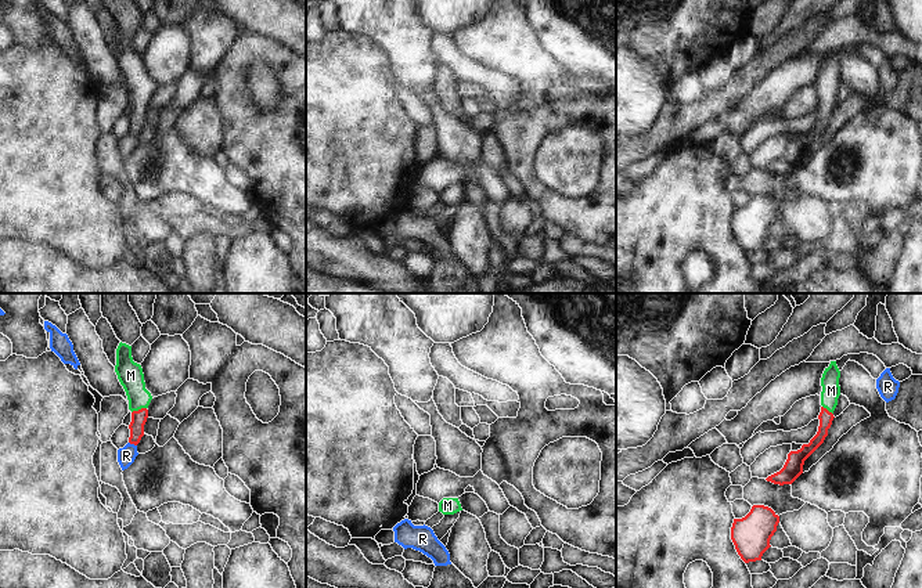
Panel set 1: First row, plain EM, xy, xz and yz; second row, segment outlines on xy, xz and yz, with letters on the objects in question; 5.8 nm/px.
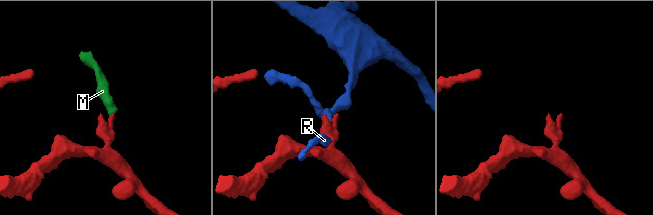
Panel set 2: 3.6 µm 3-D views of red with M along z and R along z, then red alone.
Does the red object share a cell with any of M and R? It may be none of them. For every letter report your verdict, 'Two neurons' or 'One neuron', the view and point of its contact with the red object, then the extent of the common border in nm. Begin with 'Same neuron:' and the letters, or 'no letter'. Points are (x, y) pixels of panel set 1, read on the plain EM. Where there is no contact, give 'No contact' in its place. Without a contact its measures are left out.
Same neuron: M
M: One neuron. Touches red at xy (139, 100). Shared border 90 nm
R: Two neurons. Touches red at xy (133, 133). Shared border 50 nm.

